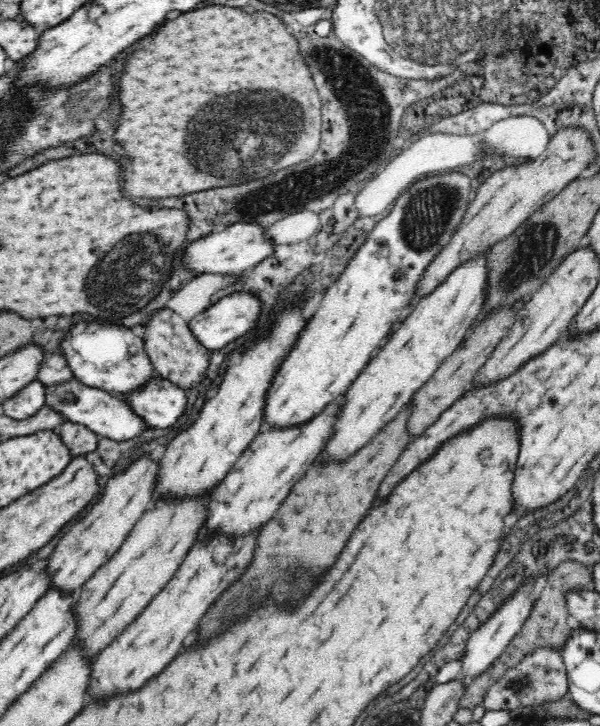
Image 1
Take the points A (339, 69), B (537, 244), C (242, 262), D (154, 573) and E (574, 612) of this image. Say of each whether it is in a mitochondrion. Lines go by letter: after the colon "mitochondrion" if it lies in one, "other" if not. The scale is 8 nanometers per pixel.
A: mitochondrion
B: mitochondrion
C: other
D: other
E: other

